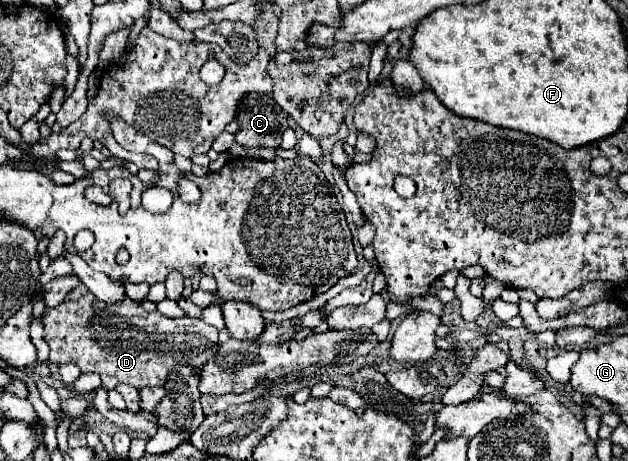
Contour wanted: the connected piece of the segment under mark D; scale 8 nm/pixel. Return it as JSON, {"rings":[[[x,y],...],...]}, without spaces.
{"rings":[[[77,285],[67,293],[65,301],[53,309],[45,309],[43,313],[43,325],[45,325],[45,341],[51,347],[49,361],[55,365],[75,363],[83,373],[97,373],[101,377],[101,387],[113,389],[119,383],[127,383],[133,387],[155,387],[165,385],[167,377],[173,369],[185,365],[185,367],[203,367],[213,353],[219,351],[219,329],[207,325],[203,319],[193,317],[181,317],[171,319],[161,315],[159,311],[147,313],[139,301],[133,301],[125,297],[117,303],[105,303],[93,297],[85,285]]]}

